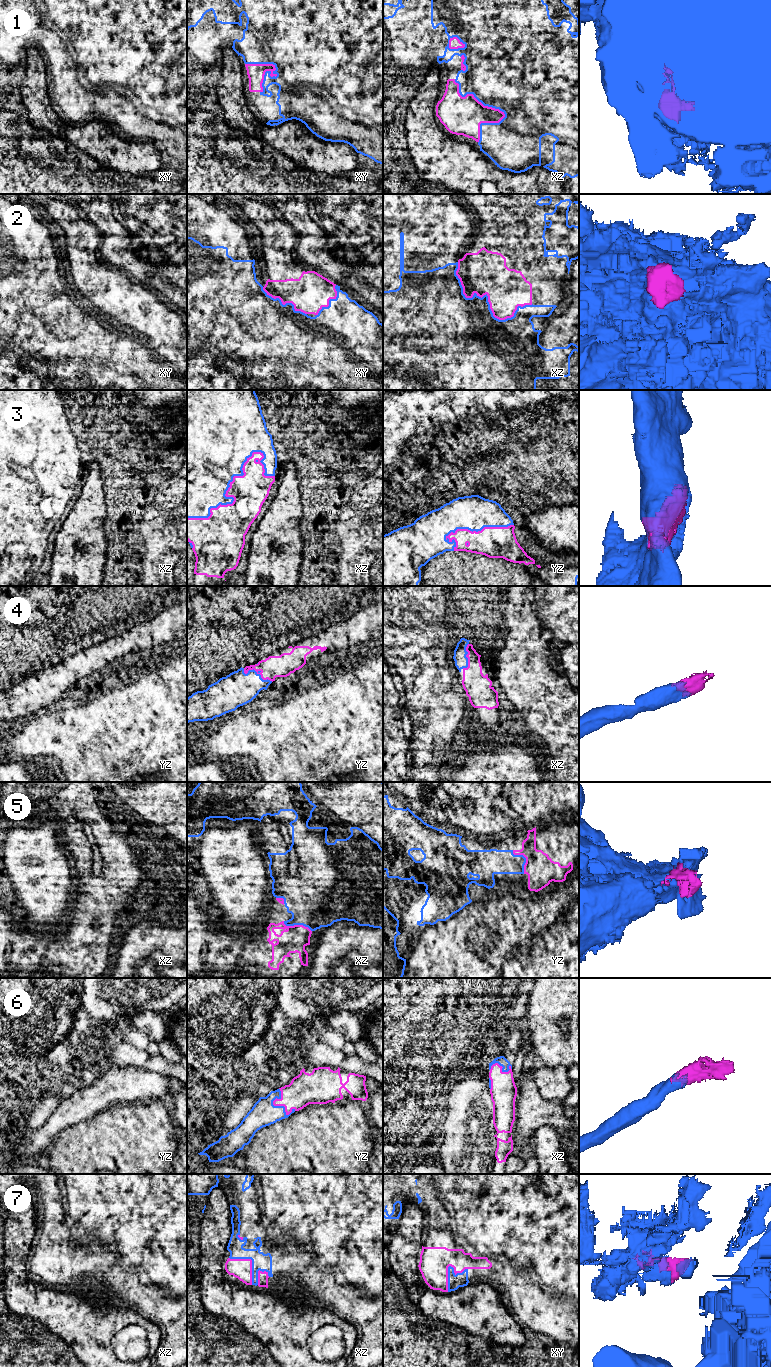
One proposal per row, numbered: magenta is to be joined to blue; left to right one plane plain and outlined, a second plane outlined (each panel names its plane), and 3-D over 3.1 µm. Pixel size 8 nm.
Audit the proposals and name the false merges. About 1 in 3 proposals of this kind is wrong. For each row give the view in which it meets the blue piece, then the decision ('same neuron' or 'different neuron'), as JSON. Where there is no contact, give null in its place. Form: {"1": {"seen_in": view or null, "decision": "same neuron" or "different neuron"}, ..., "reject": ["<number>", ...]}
{"1": {"seen_in": "xz", "decision": "same neuron"}, "2": {"seen_in": "xz", "decision": "different neuron"}, "3": {"seen_in": "xz", "decision": "same neuron"}, "4": {"seen_in": "yz", "decision": "same neuron"}, "5": {"seen_in": "yz", "decision": "same neuron"}, "6": {"seen_in": "yz", "decision": "same neuron"}, "7": {"seen_in": "xy", "decision": "different neuron"}, "reject": ["2", "7"]}

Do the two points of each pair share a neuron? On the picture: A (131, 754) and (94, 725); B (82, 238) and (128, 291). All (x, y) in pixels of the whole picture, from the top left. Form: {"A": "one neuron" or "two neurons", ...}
{"A": "one neuron", "B": "one neuron"}

